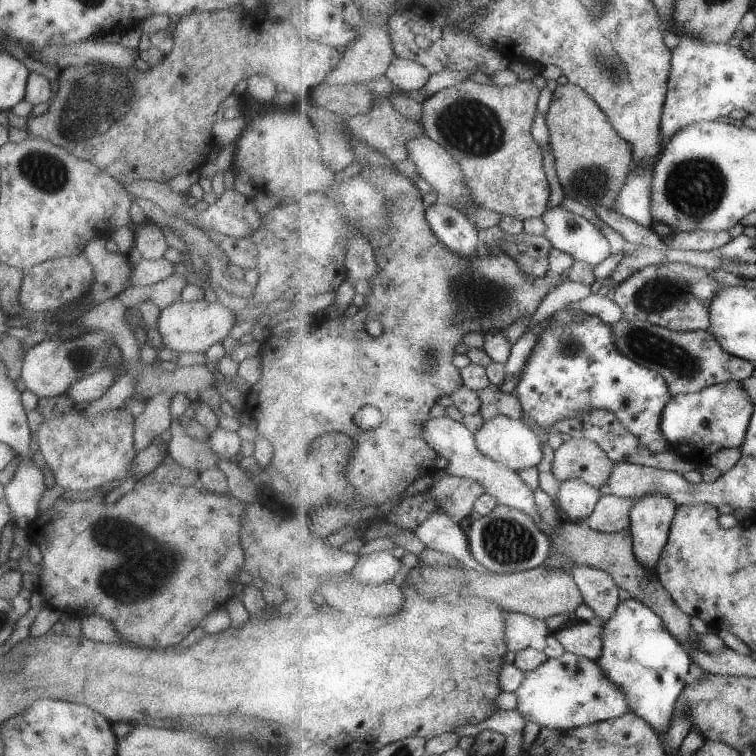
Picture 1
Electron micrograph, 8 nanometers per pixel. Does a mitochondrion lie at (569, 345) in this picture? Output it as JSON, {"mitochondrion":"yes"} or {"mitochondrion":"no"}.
{"mitochondrion":"yes"}

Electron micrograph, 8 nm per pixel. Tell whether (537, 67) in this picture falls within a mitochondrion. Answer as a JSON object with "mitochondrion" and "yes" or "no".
{"mitochondrion":"no"}

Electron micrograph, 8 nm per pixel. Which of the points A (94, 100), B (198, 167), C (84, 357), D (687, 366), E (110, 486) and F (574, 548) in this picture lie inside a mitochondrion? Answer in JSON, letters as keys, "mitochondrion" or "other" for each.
{"A":"mitochondrion","B":"other","C":"mitochondrion","D":"mitochondrion","E":"other","F":"other"}

